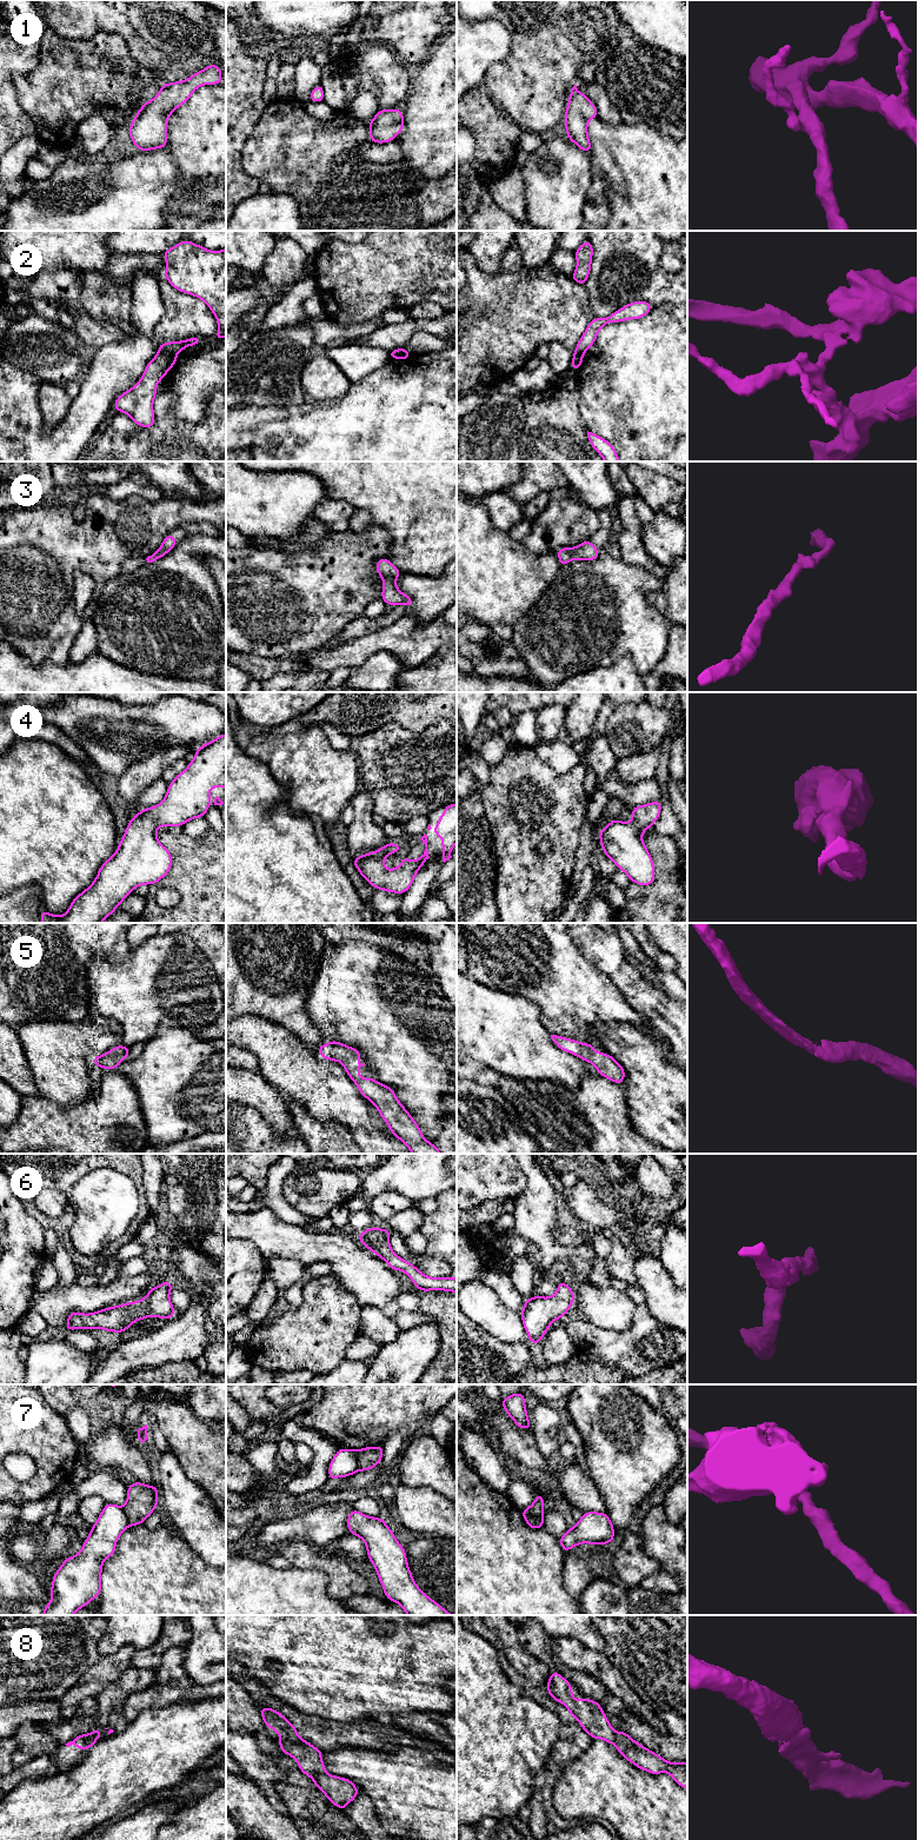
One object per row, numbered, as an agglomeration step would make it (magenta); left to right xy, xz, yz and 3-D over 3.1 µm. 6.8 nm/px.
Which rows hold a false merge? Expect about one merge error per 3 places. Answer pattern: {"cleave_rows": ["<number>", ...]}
{"cleave_rows": ["2", "7"]}

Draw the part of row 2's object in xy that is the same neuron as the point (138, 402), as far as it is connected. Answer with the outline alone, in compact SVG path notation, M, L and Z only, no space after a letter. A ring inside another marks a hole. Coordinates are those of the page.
M158 352L146 365L140 380L114 401L117 412L127 413L139 426L151 429L154 424L153 401L157 385L177 364L177 354Z

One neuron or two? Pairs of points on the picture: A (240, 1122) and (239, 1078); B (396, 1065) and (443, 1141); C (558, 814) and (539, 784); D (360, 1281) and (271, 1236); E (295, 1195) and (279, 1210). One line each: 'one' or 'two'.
A: two
B: two
C: one
D: one
E: two

